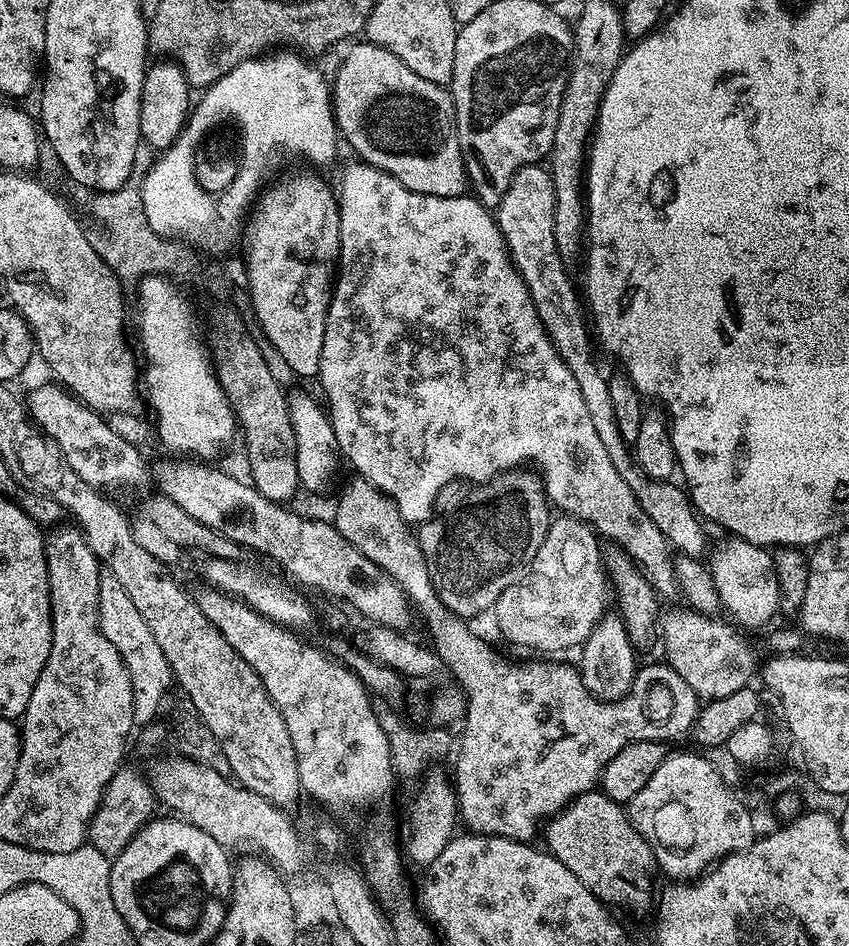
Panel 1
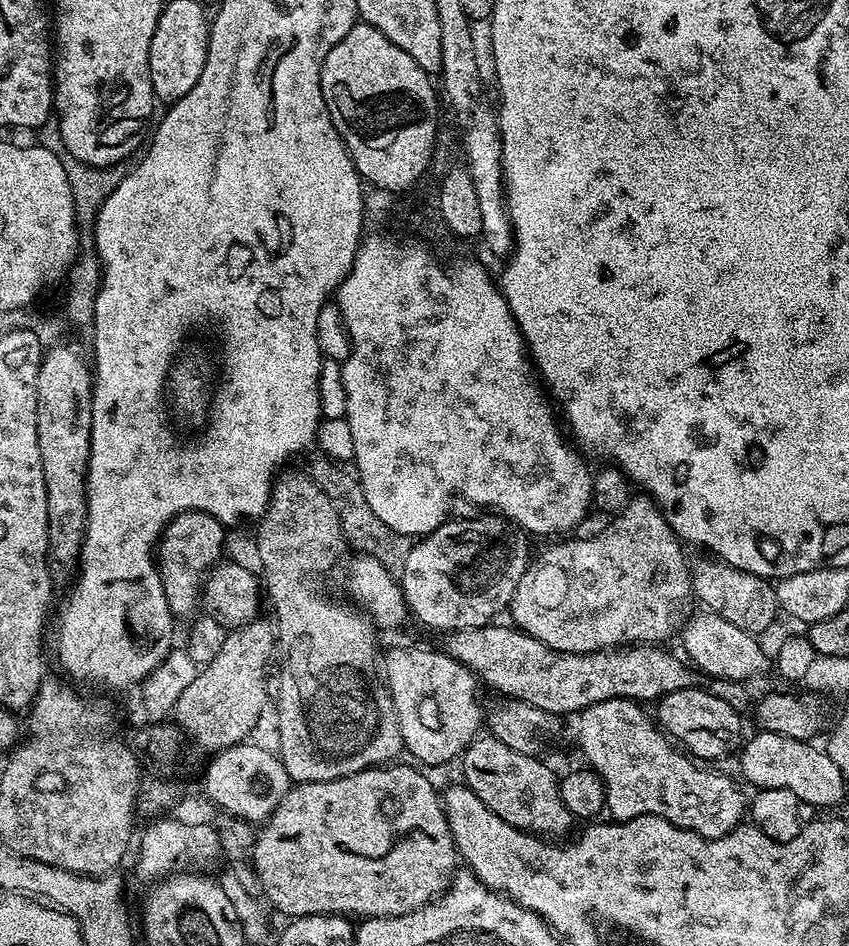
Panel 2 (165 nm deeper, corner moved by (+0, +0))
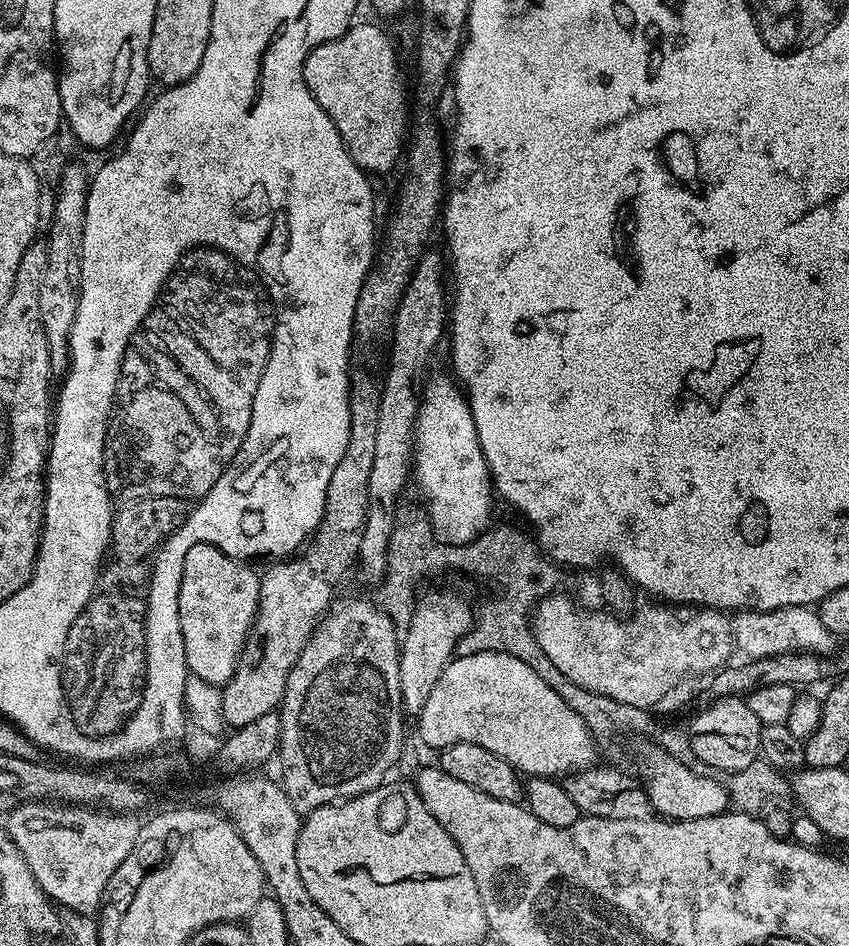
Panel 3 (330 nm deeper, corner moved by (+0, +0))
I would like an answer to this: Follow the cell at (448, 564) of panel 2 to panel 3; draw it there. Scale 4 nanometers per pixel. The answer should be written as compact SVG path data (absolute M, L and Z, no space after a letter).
M428 592L415 601L415 612L402 632L400 645L400 702L409 717L425 711L434 682L457 651L461 637L473 628L474 608L456 592Z

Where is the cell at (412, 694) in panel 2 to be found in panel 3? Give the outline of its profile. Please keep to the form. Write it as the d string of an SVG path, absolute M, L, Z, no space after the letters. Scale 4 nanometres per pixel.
M486 652L457 655L449 660L438 682L434 682L430 712L431 708L432 728L422 729L420 740L435 750L446 749L454 743L476 743L512 764L518 773L528 778L568 778L572 773L585 772L597 763L598 747L586 722L554 692L553 687L546 684L545 679L540 678L526 662L510 654Z

